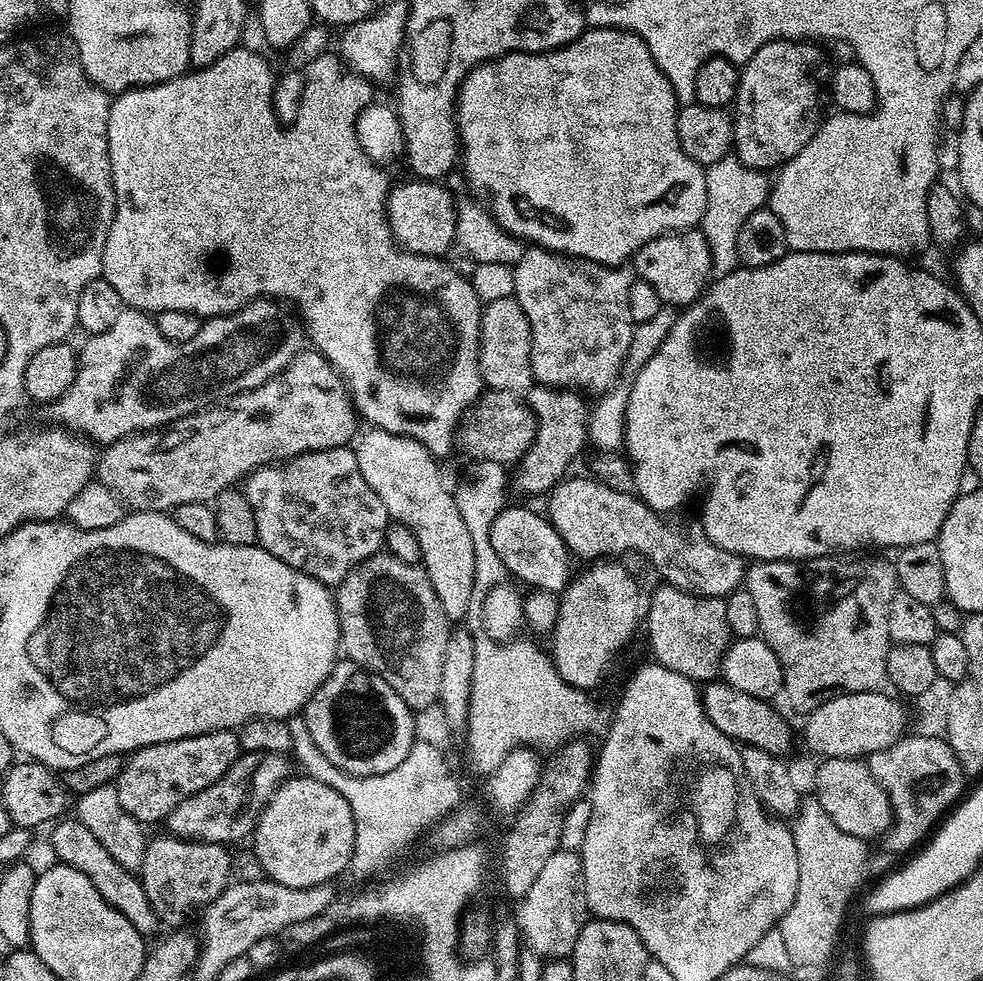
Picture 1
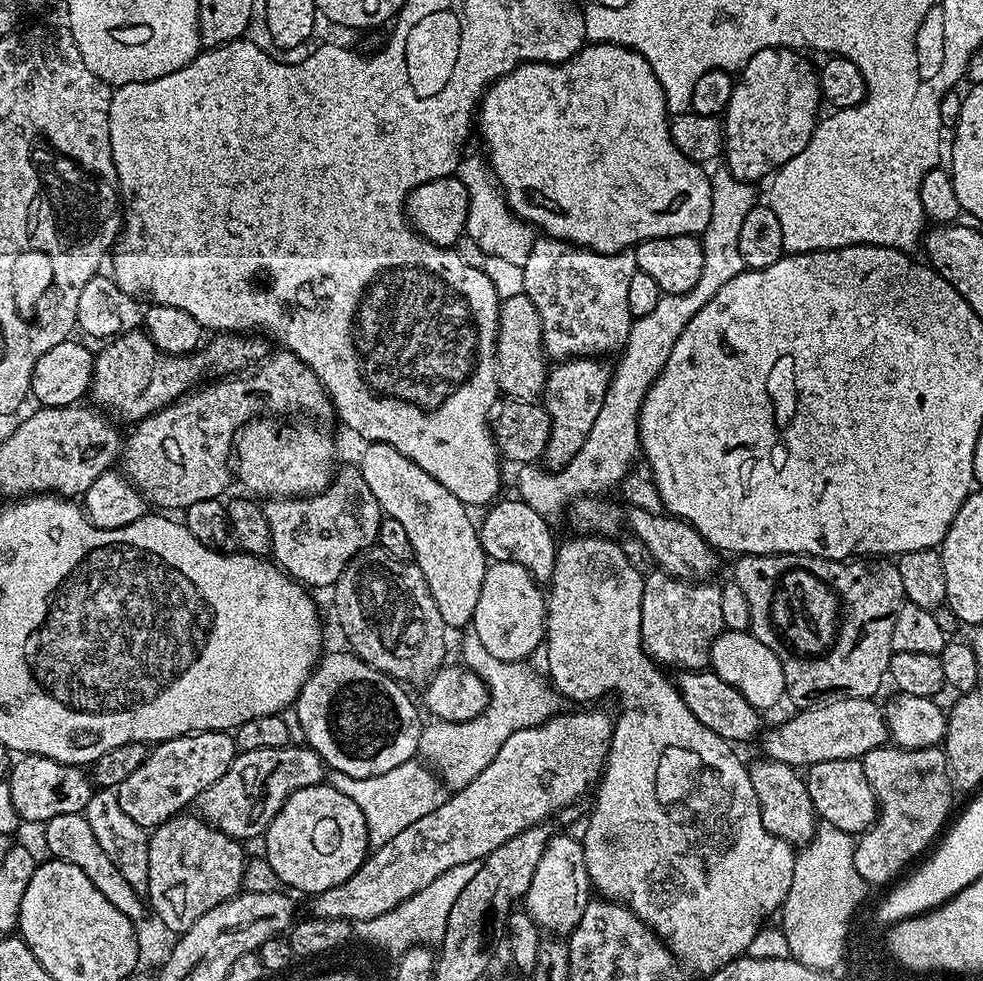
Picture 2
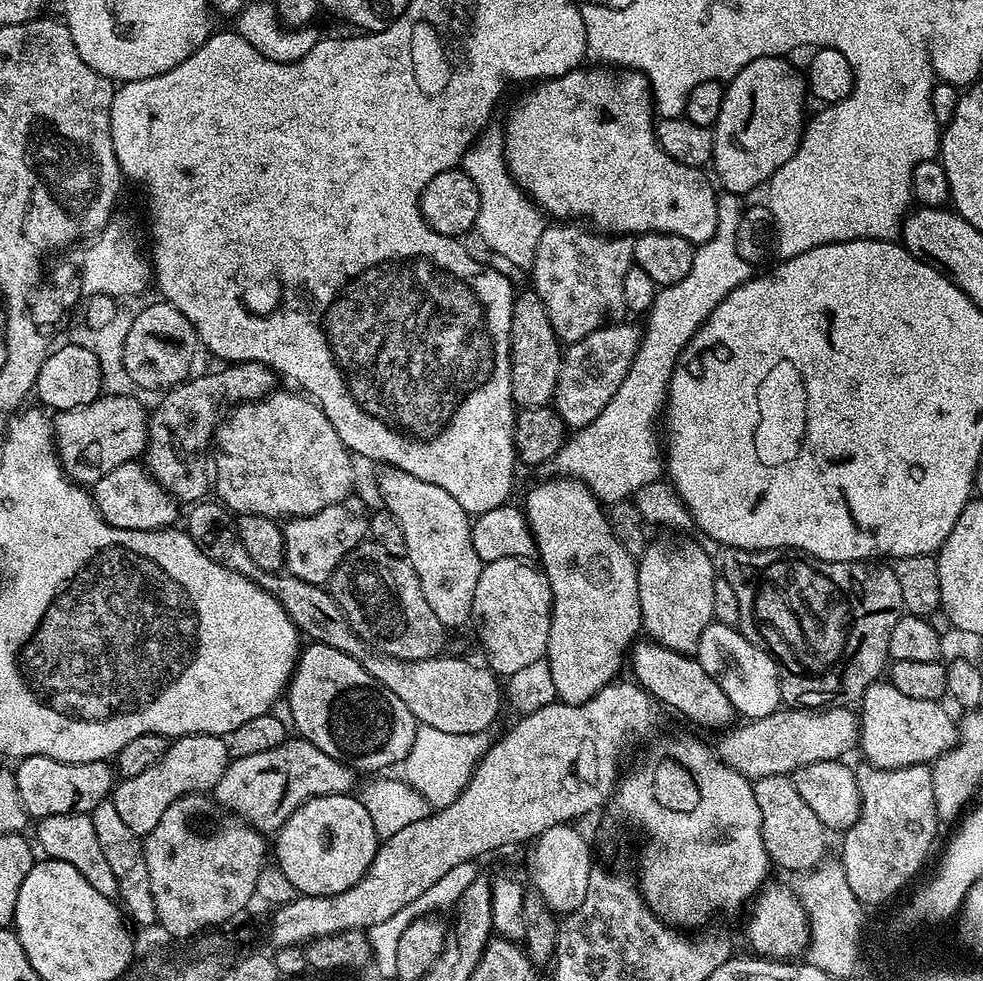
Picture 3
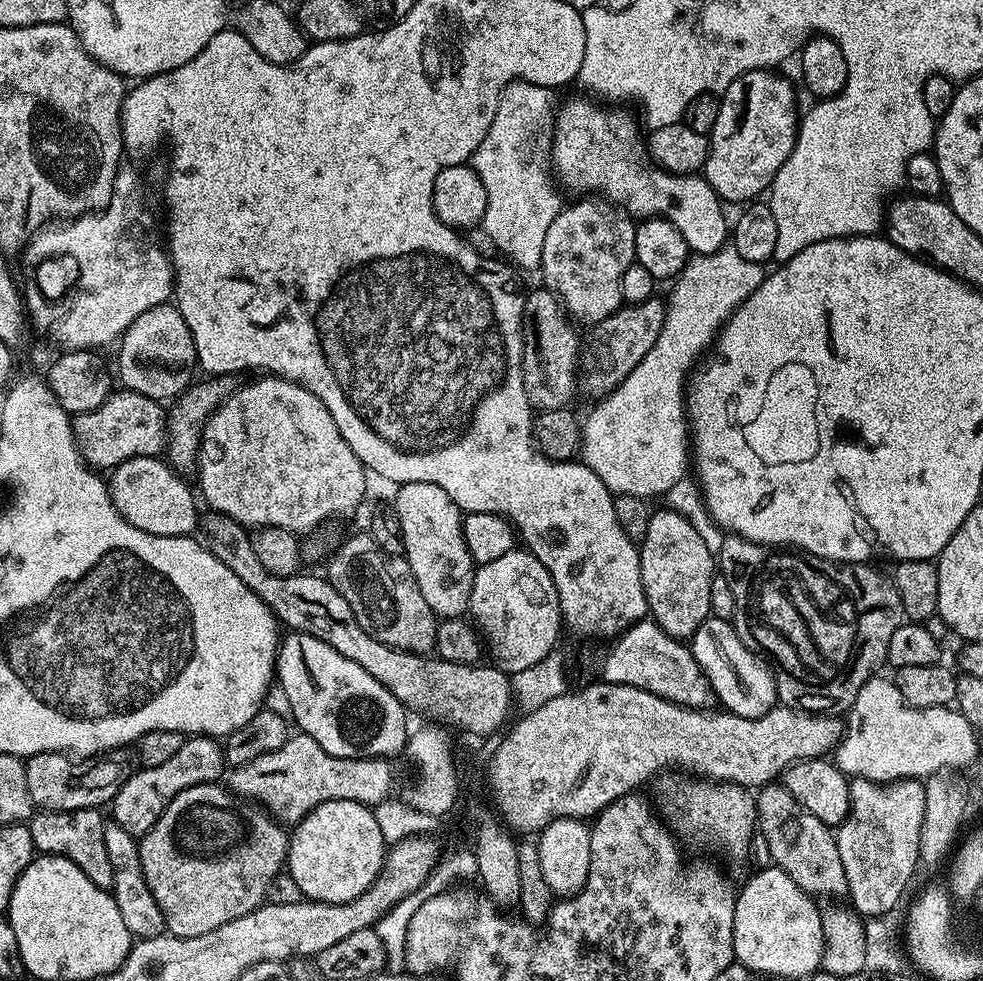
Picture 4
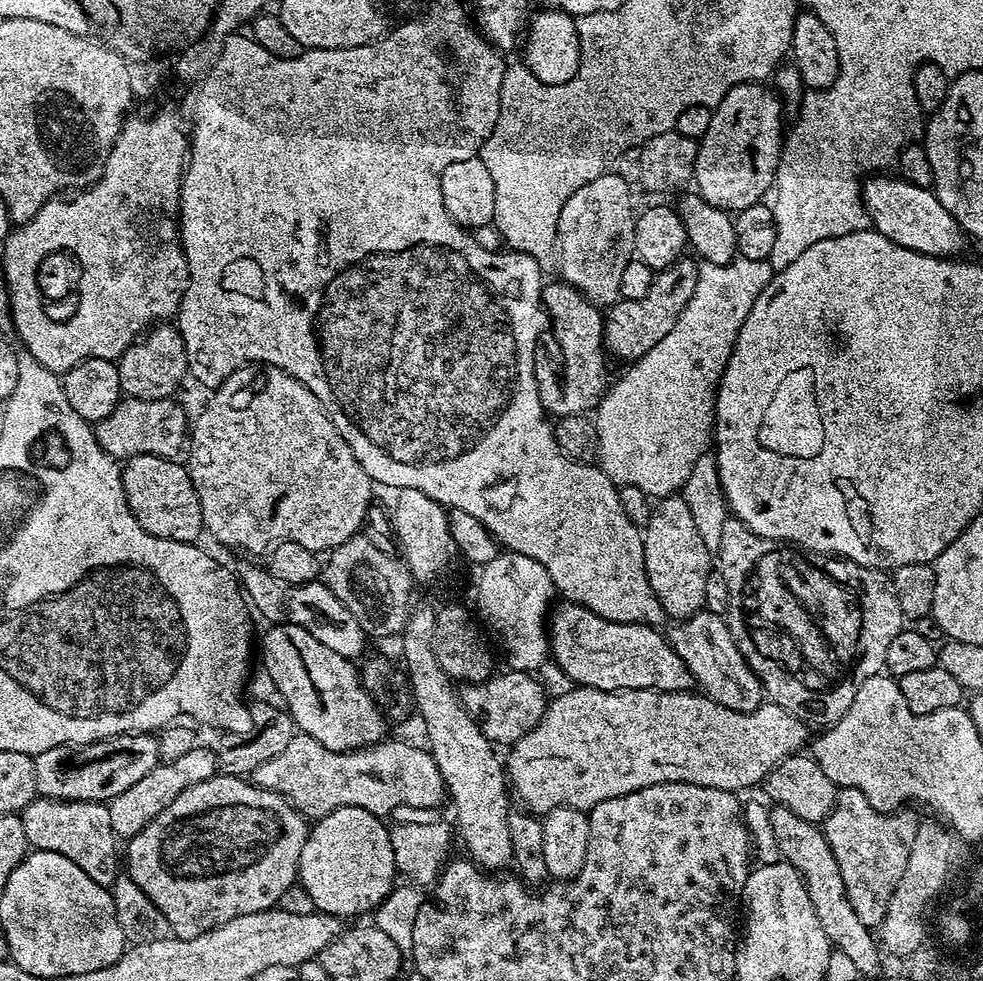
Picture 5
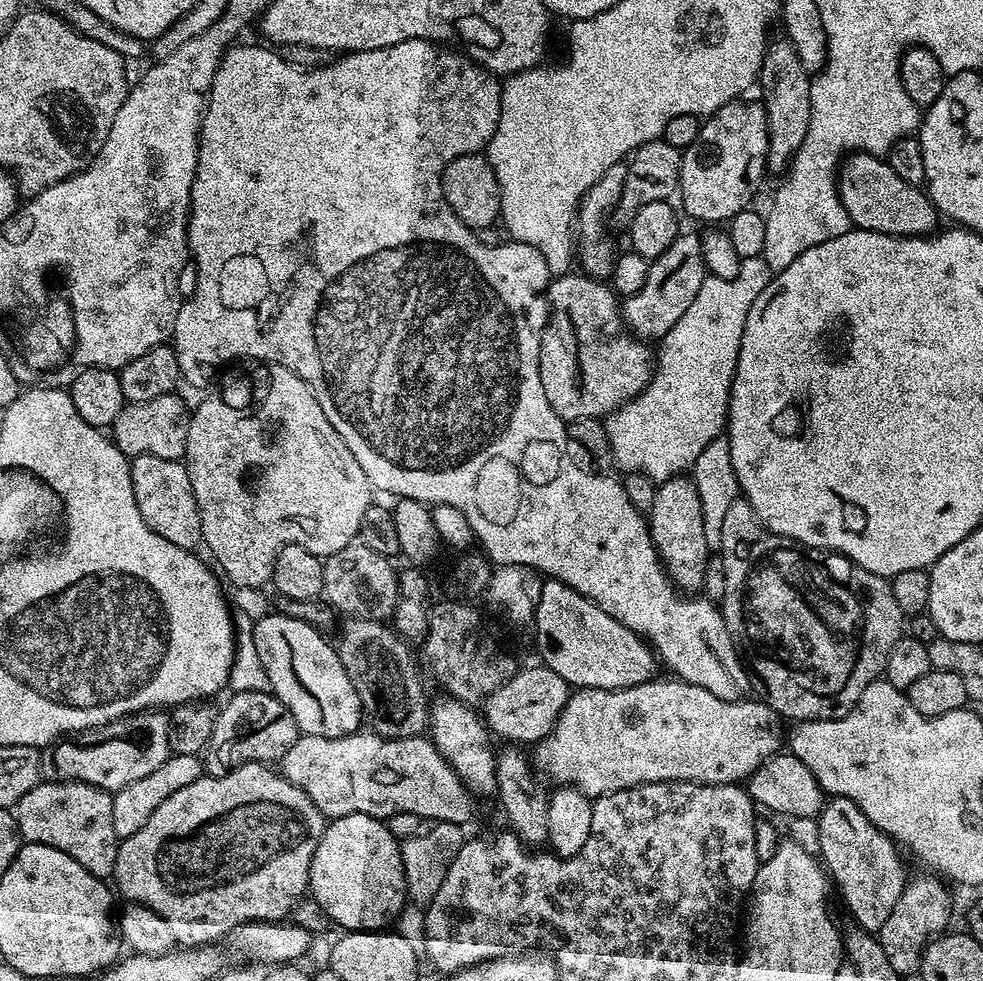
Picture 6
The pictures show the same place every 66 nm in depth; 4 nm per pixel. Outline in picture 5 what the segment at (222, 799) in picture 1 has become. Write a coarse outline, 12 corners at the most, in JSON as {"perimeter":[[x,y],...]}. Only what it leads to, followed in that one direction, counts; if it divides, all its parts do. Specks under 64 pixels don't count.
{"perimeter":[[298,734],[250,779],[306,818],[446,800],[429,749]]}

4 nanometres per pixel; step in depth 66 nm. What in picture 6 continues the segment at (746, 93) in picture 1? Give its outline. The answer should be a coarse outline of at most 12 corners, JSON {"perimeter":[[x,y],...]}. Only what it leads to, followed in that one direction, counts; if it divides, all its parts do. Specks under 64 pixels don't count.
{"perimeter":[[737,98],[680,157],[678,200],[727,222],[768,167],[763,103]]}

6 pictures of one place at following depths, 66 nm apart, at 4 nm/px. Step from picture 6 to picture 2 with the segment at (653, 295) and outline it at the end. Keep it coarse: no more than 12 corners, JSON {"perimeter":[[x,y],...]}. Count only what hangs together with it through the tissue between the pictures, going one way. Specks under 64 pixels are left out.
{"perimeter":[[577,356],[549,371],[549,469],[582,450],[613,369]]}

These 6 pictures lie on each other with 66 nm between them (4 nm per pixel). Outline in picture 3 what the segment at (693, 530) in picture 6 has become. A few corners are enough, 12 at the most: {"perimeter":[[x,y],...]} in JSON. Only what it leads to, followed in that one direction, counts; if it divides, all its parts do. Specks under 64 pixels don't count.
{"perimeter":[[700,542],[649,543],[636,566],[647,639],[692,654],[714,623]]}

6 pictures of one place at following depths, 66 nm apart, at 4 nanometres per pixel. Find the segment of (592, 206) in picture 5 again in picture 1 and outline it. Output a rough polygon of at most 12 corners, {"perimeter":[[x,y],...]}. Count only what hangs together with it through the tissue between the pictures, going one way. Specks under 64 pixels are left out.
{"perimeter":[[532,246],[512,273],[533,381],[595,394],[632,341],[633,269]]}

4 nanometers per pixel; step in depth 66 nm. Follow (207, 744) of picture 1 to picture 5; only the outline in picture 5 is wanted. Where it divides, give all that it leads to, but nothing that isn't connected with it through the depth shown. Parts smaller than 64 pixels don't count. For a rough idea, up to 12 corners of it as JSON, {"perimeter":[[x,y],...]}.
{"perimeter":[[198,746],[107,801],[117,838],[146,830],[182,790],[217,775]]}

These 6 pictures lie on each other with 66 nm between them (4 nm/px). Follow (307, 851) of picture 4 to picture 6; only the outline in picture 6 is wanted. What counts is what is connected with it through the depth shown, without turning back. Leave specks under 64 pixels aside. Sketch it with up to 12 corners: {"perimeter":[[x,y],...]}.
{"perimeter":[[335,817],[308,892],[331,923],[375,932],[405,907],[401,841]]}

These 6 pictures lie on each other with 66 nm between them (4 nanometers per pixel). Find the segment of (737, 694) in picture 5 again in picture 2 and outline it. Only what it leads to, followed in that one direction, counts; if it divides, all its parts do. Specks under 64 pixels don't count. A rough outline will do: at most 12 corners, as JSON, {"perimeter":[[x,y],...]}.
{"perimeter":[[751,631],[721,632],[710,668],[750,706],[785,699],[782,662]]}

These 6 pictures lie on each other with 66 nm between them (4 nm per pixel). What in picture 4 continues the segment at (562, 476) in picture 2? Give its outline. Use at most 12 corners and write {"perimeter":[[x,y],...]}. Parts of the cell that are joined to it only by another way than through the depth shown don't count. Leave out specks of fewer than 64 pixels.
{"perimeter":[[689,255],[653,348],[583,417],[616,496],[690,472],[686,385],[766,272]]}

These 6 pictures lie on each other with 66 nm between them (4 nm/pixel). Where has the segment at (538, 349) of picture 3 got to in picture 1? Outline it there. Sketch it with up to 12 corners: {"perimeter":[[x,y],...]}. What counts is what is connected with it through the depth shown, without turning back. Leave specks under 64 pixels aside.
{"perimeter":[[515,295],[487,301],[480,377],[494,391],[534,384],[530,322]]}

